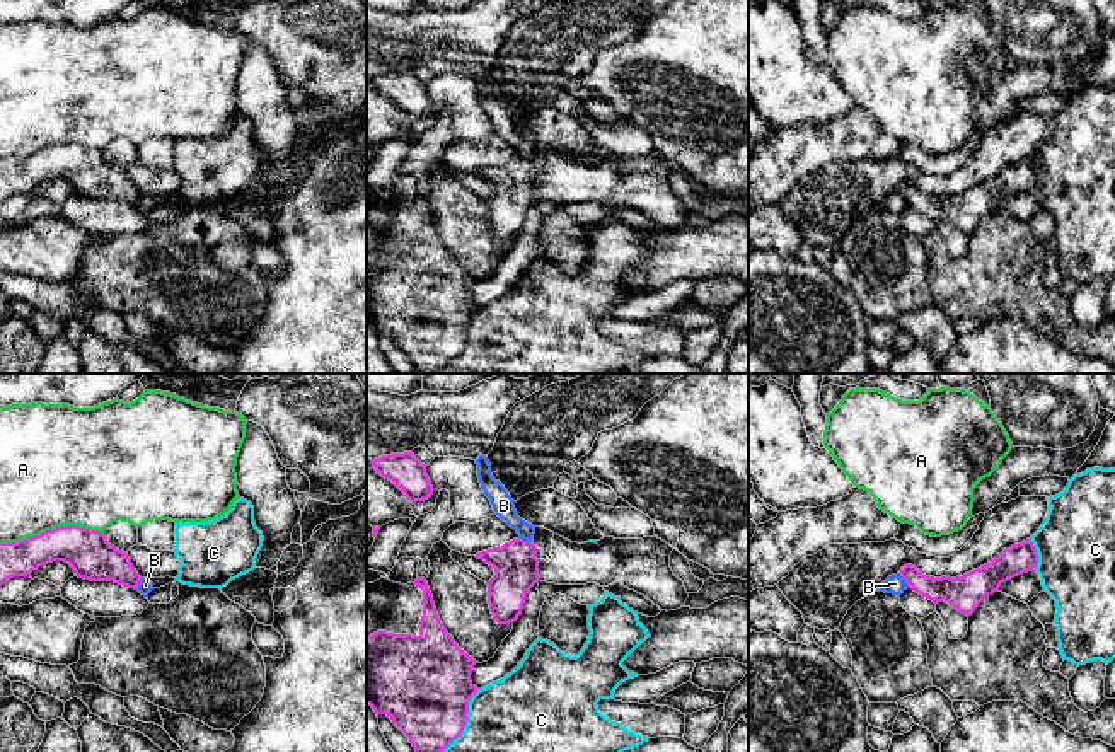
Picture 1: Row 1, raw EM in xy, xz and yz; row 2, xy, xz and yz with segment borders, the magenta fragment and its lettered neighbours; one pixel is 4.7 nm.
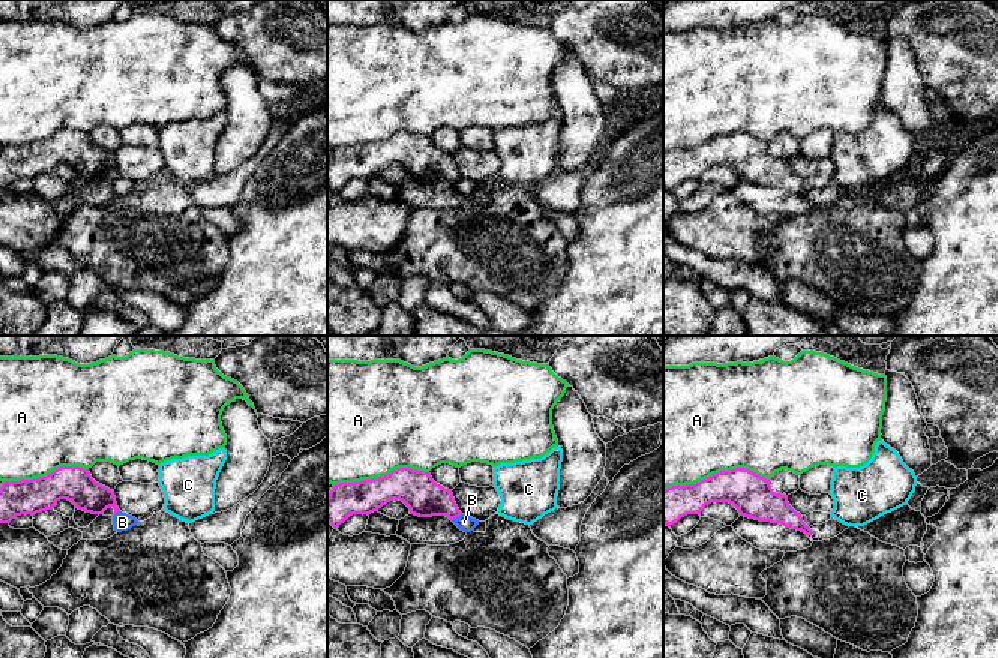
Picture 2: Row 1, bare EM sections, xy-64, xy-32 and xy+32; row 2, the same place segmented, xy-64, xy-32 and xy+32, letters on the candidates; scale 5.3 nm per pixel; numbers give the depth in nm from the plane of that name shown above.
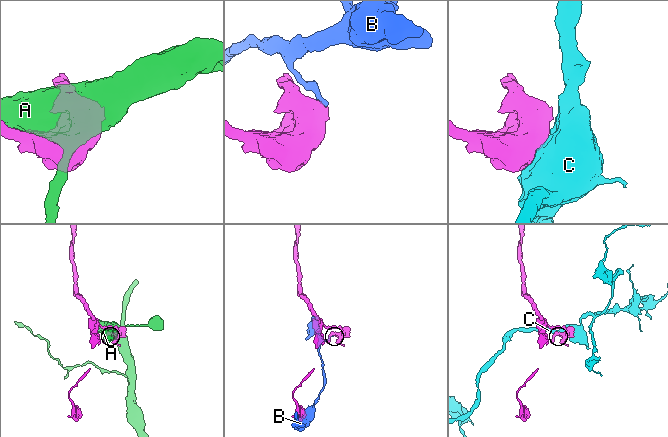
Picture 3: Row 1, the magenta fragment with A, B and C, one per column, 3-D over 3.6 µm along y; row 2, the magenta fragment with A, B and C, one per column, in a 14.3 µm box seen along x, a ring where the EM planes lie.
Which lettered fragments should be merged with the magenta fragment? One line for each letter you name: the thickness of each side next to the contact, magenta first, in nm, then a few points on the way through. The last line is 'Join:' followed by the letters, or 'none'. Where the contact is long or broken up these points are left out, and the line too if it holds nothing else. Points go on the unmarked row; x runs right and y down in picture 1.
Join: none

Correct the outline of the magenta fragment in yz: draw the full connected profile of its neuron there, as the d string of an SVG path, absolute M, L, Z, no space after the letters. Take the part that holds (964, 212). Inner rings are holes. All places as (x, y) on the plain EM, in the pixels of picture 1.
M1026 157L1020 162L1004 167L991 181L965 191L963 194L926 194L916 184L905 182L900 194L907 200L909 206L919 213L938 220L948 220L953 227L967 235L975 230L979 222L999 208L999 205L1028 189L1035 189L1038 172L1031 160Z

